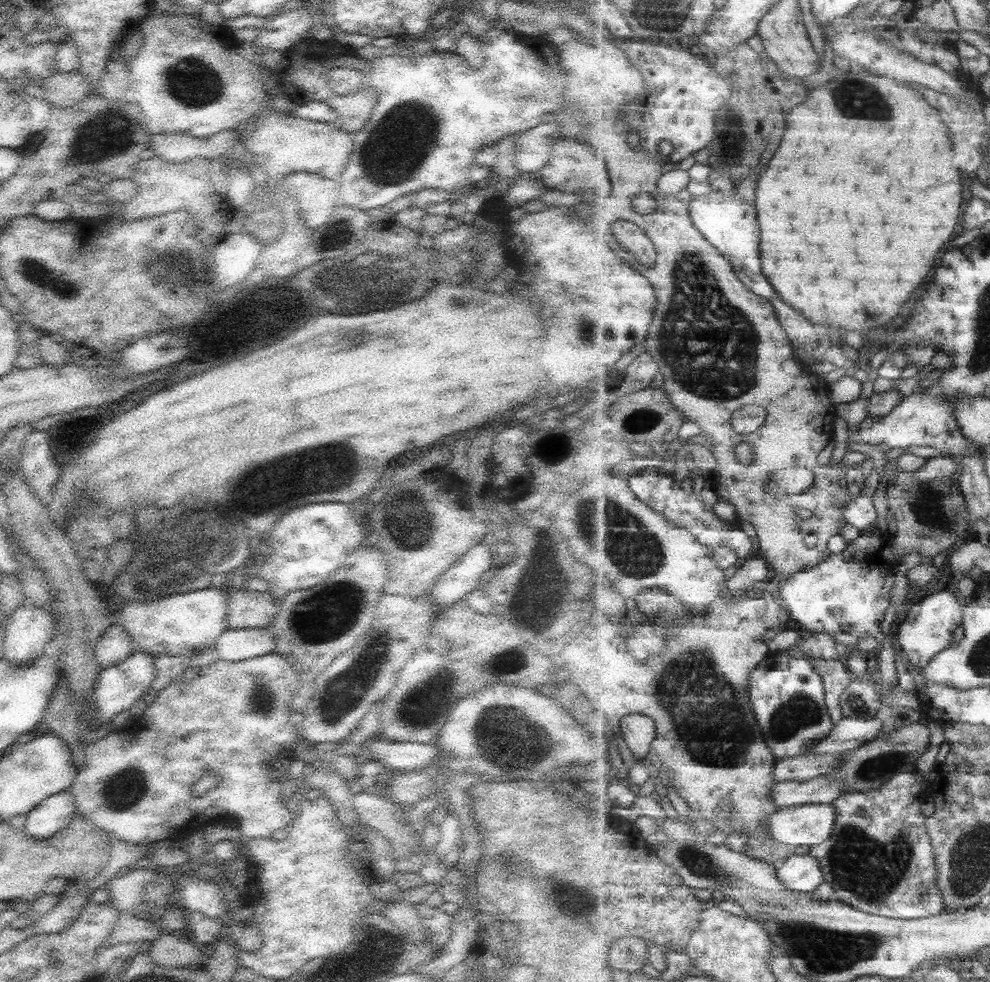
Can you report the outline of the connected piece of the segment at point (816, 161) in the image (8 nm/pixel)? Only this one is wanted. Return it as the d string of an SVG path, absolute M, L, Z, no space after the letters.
M852 63L852 68L846 72L840 72L839 76L824 83L820 86L814 86L810 88L810 96L804 104L800 104L796 110L790 112L788 116L788 132L786 132L786 142L780 146L778 154L774 156L774 160L770 162L770 168L768 172L762 174L760 178L760 184L758 184L758 212L760 212L760 224L762 224L762 264L766 264L766 276L770 276L770 282L774 284L774 288L778 288L778 294L788 300L786 304L790 304L792 308L800 310L808 320L814 322L814 325L818 326L828 326L828 328L822 328L823 331L830 329L830 324L832 324L832 329L838 330L840 332L856 332L860 334L865 334L866 330L878 329L884 326L884 324L893 323L893 321L898 319L898 316L902 315L902 308L912 300L912 296L924 286L924 282L930 278L932 274L932 268L936 268L938 264L938 258L942 254L942 250L946 248L946 244L956 236L956 230L962 222L962 216L964 216L964 180L962 180L962 172L956 168L954 164L954 144L952 144L952 138L950 138L950 128L942 122L940 114L936 108L932 108L932 104L927 100L926 96L920 92L920 90L912 88L912 83L907 81L894 80L894 78L886 78L886 76L878 76L869 72L868 69L863 68L857 63Z

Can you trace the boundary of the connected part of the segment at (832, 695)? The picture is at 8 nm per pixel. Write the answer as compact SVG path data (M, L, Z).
M806 652L806 655L814 661L816 672L824 677L828 713L837 723L842 722L846 717L843 713L842 695L854 681L854 674L848 669L845 659L824 660L816 658L810 652Z

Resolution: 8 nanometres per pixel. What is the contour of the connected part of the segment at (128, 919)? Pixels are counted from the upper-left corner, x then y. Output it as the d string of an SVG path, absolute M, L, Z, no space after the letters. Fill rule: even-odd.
M122 912L119 914L112 934L114 934L114 940L130 943L152 939L156 932L157 925L153 921L134 916L132 912Z

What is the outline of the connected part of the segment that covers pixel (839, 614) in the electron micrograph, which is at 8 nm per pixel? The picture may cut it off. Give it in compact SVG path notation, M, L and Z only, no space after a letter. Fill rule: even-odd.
M876 529L863 531L842 554L832 555L817 567L784 578L779 584L779 599L786 606L789 619L814 635L874 636L884 642L882 622L890 608L898 568L904 564L904 557L912 555L894 551L895 536L891 532L876 534Z

